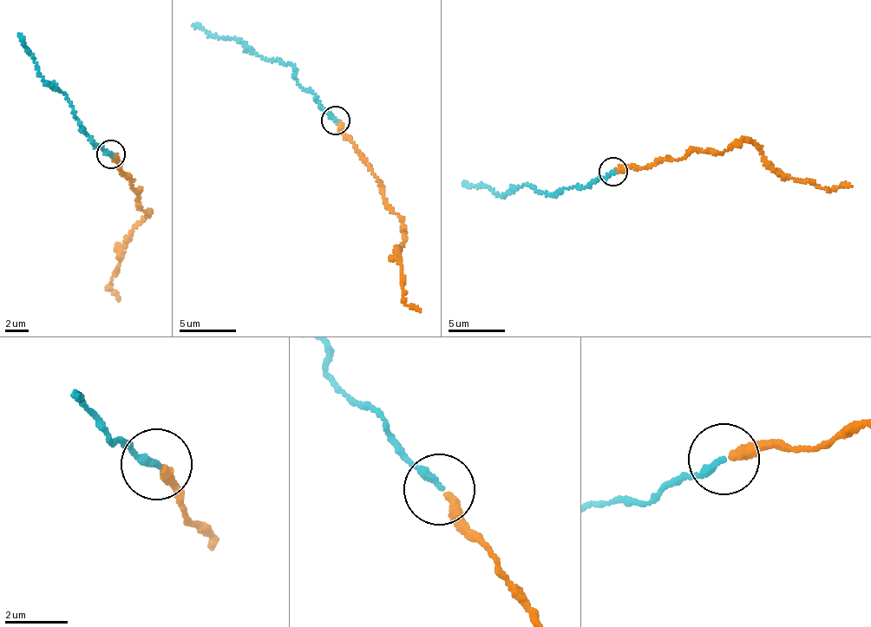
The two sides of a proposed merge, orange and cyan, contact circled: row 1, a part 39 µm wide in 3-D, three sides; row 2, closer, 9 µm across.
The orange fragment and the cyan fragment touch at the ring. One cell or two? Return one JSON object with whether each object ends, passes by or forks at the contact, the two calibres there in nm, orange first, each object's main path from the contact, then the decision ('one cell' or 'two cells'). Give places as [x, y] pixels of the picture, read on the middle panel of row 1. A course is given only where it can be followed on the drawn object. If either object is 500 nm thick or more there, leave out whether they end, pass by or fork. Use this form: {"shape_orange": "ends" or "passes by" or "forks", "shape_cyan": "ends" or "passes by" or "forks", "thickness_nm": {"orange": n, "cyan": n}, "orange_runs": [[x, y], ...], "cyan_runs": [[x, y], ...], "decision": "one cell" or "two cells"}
{"shape_orange": "ends", "shape_cyan": "ends", "thickness_nm": {"orange": 320, "cyan": 240}, "orange_runs": [[337, 121], [362, 153], [384, 191], [384, 203], [398, 216], [402, 298], [420, 311]], "cyan_runs": [[334, 121], [312, 93], [297, 81], [291, 65], [262, 56], [237, 40], [192, 25]], "decision": "one cell"}

